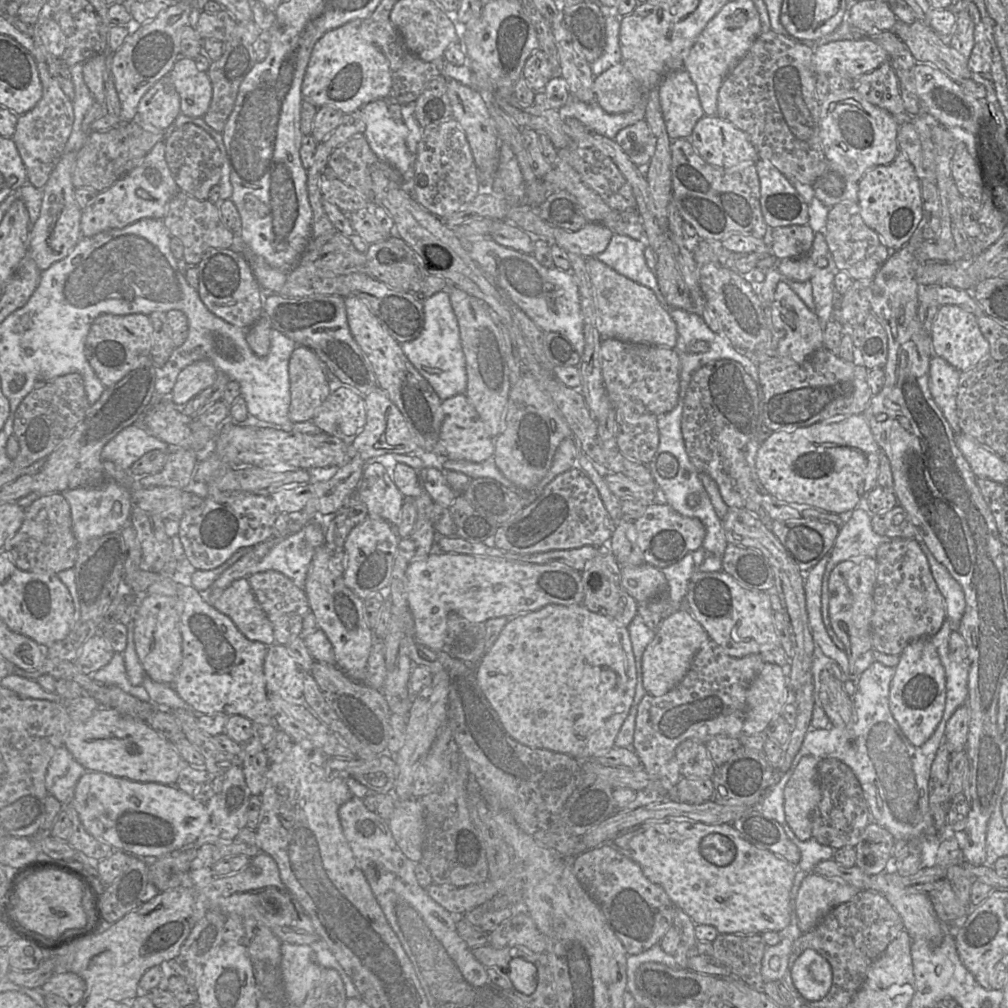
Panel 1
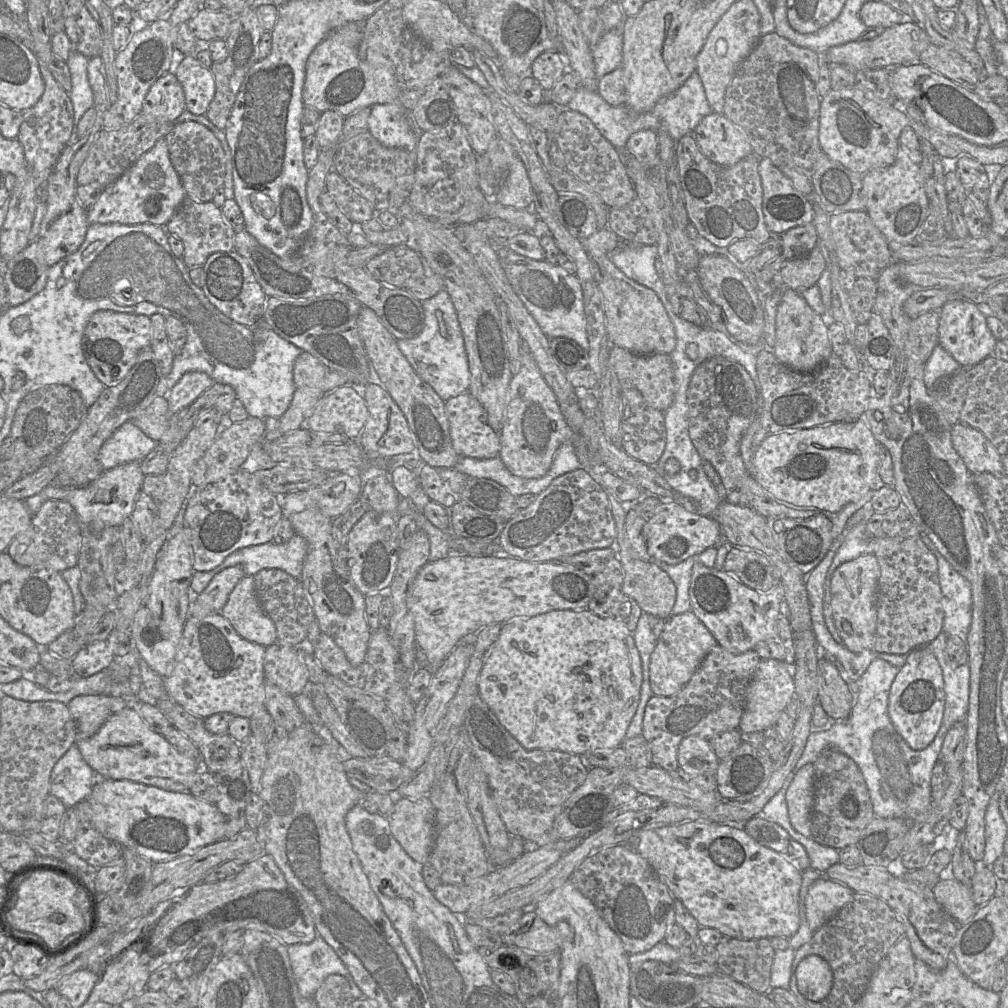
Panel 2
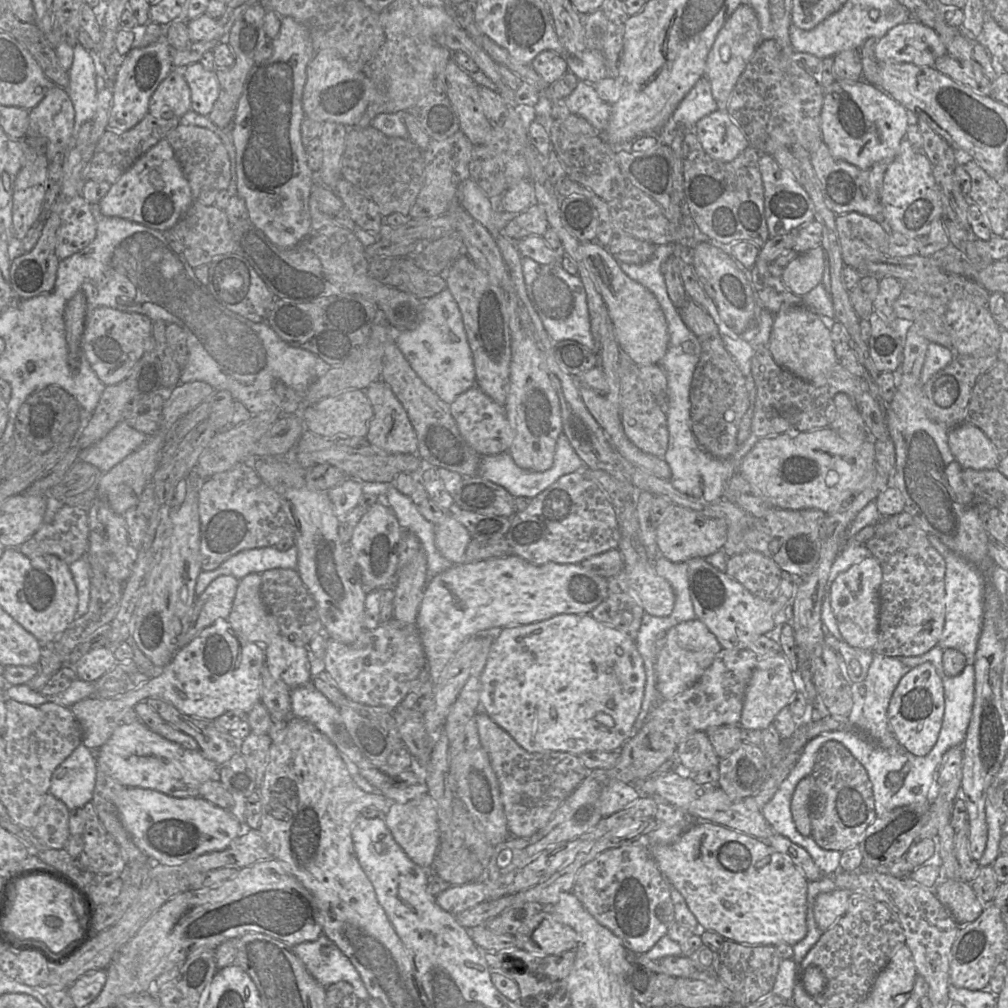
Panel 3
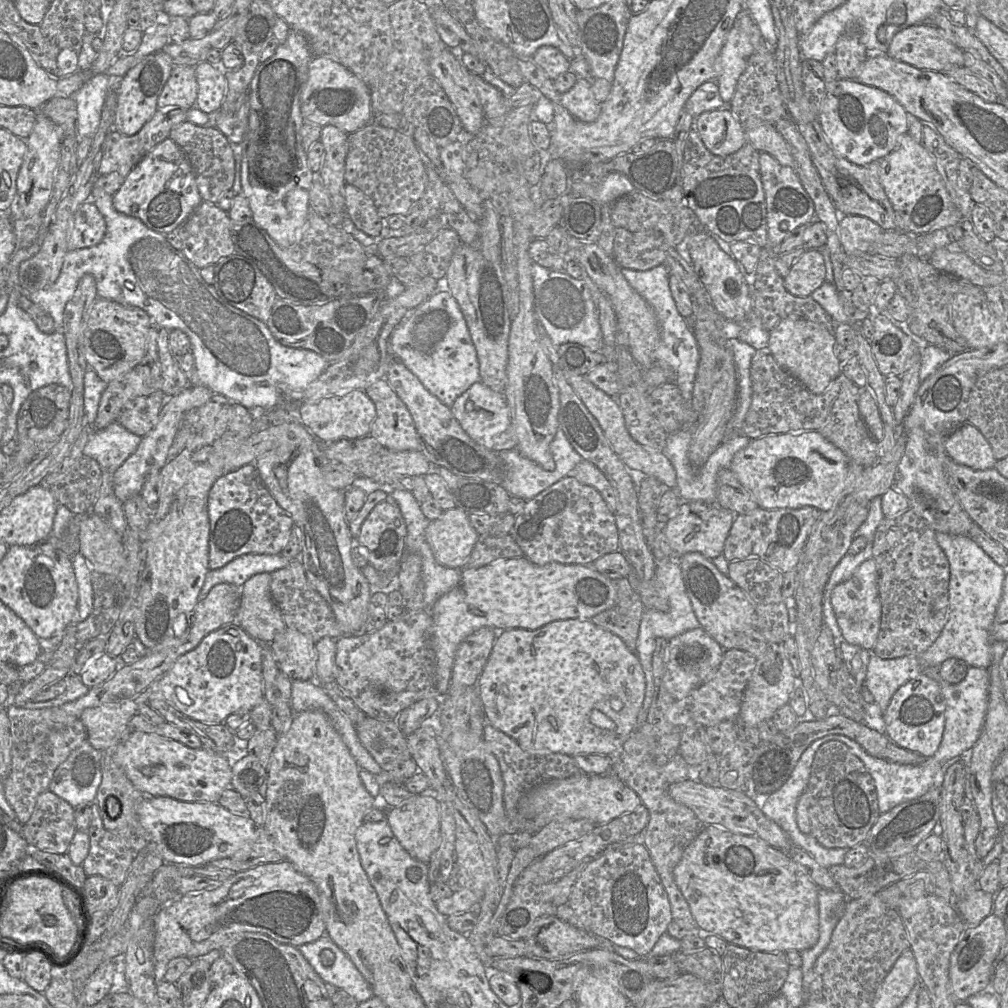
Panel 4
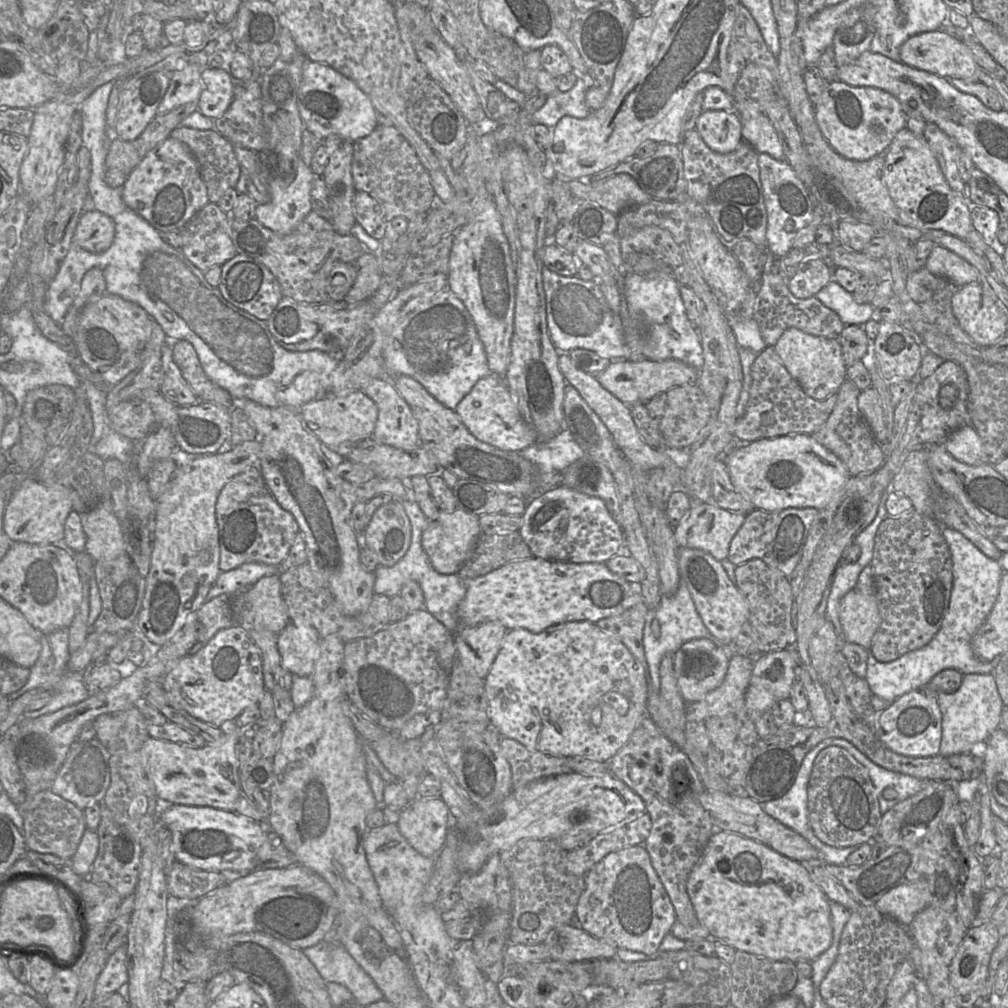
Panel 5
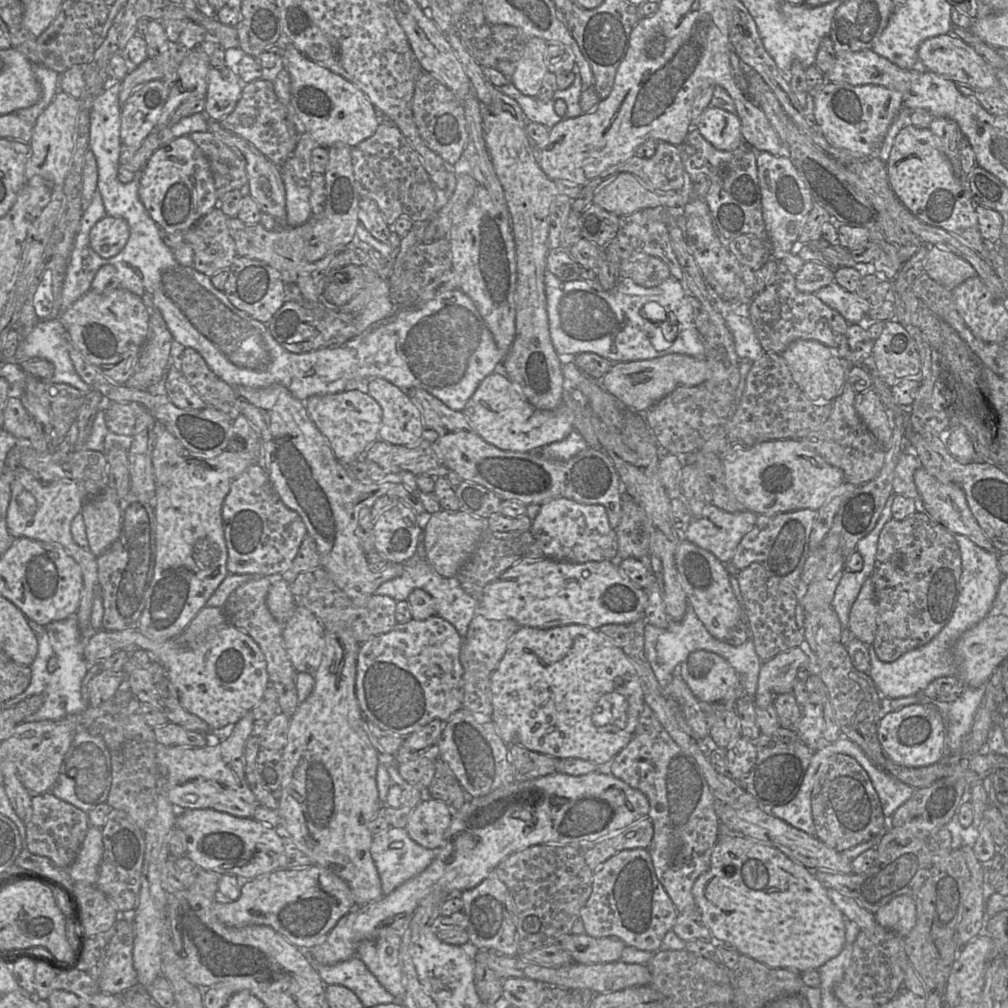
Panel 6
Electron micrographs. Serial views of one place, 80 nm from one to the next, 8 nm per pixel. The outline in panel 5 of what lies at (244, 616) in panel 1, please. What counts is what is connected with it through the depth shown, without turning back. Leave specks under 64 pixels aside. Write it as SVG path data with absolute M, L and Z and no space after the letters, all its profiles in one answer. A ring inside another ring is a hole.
M278 575L264 576L248 588L247 601L253 626L278 635L289 624L289 612Z

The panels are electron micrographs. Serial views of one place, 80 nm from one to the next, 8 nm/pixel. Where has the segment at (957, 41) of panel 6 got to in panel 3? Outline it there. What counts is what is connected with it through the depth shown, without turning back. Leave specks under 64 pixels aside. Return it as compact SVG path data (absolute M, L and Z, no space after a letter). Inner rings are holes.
M916 19L894 26L877 41L874 48L879 63L933 67L935 61L946 54L946 47L938 33Z

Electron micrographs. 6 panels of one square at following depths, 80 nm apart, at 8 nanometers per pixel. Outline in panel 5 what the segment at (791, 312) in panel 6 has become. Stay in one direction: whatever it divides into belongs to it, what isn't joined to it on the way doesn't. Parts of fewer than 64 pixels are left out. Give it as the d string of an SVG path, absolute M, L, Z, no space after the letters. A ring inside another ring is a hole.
M769 255L761 277L761 287L756 294L753 307L753 319L757 322L766 346L774 347L782 334L789 328L804 333L838 339L845 325L838 314L823 305L815 296L799 299L789 291L789 277L780 267L780 259Z

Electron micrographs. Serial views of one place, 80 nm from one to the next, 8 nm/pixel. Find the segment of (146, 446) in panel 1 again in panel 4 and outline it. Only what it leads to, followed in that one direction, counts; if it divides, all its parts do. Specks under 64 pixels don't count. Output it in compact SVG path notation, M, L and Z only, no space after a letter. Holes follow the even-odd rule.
M114 422L101 431L92 431L83 455L95 459L103 471L115 471L136 451L141 440Z

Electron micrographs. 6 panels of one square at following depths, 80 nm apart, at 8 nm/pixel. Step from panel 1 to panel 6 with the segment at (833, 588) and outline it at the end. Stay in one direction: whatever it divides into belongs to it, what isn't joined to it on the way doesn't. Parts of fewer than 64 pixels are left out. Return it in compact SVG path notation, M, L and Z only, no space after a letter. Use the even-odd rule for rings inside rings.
M871 576L865 580L849 613L848 629L866 646L874 643L877 630L877 598Z

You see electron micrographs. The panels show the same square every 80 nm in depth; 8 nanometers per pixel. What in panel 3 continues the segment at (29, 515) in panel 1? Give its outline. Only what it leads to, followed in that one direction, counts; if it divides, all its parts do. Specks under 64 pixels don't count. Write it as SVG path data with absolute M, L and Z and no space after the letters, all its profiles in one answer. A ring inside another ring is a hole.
M64 504L52 522L43 523L18 550L29 558L55 555L70 565L85 556L88 535L86 510Z

